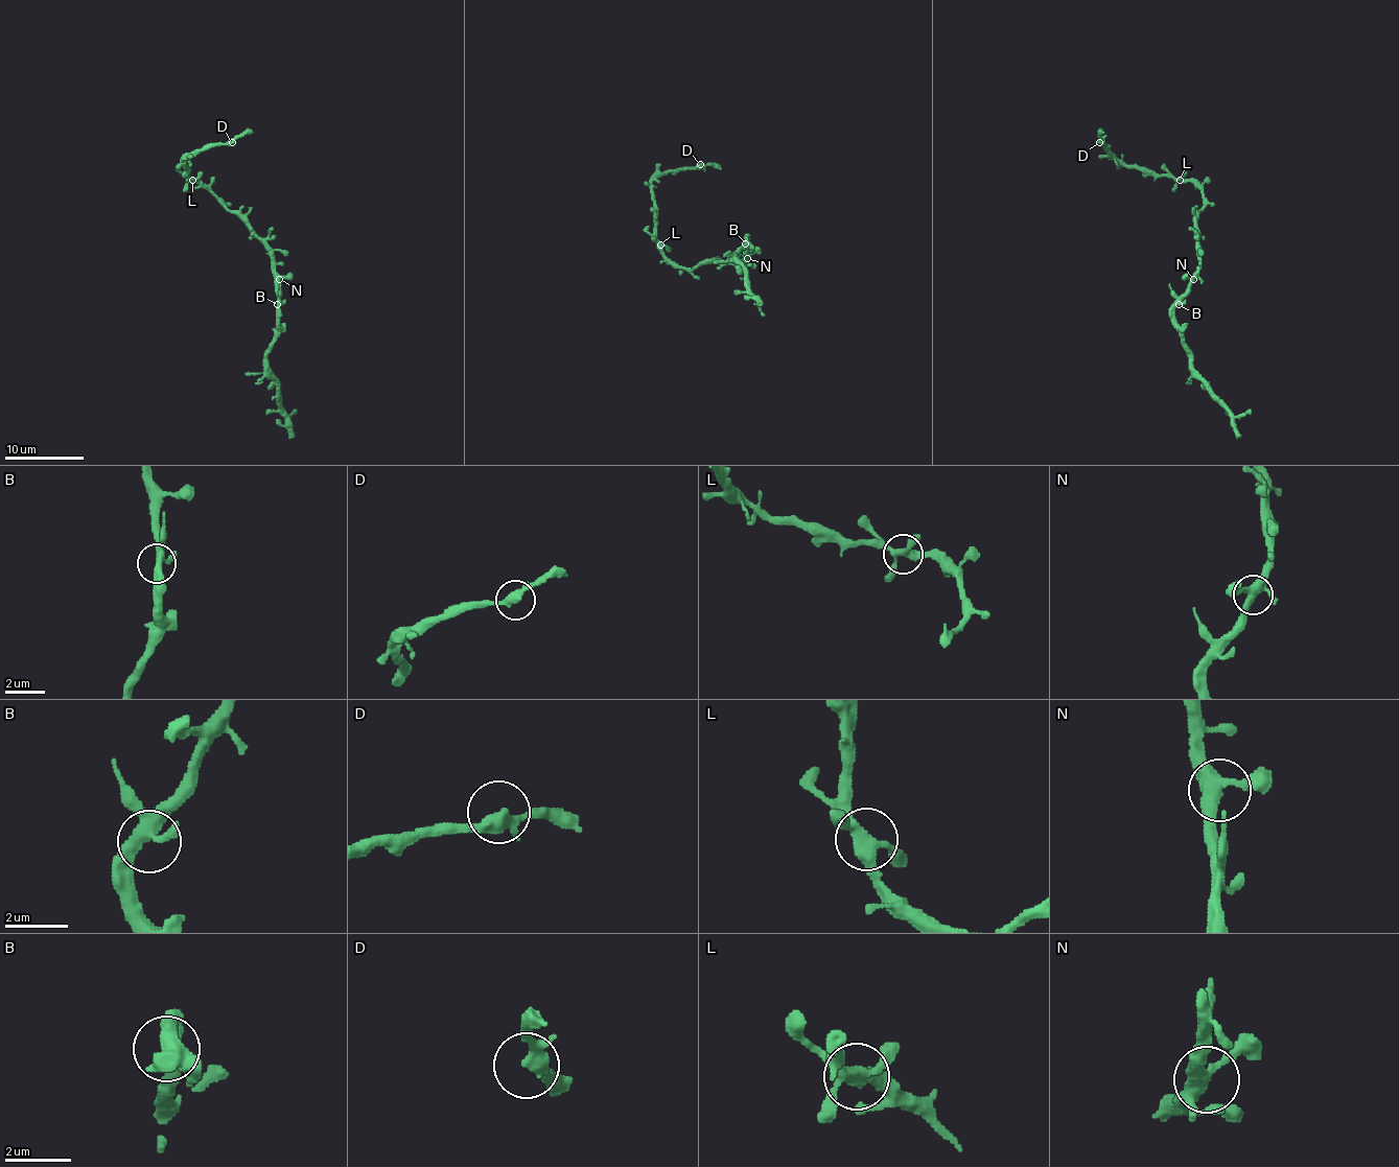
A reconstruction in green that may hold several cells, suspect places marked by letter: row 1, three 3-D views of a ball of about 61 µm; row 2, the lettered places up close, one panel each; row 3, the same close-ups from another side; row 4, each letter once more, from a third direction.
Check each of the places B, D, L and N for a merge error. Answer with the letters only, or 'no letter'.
no letter

